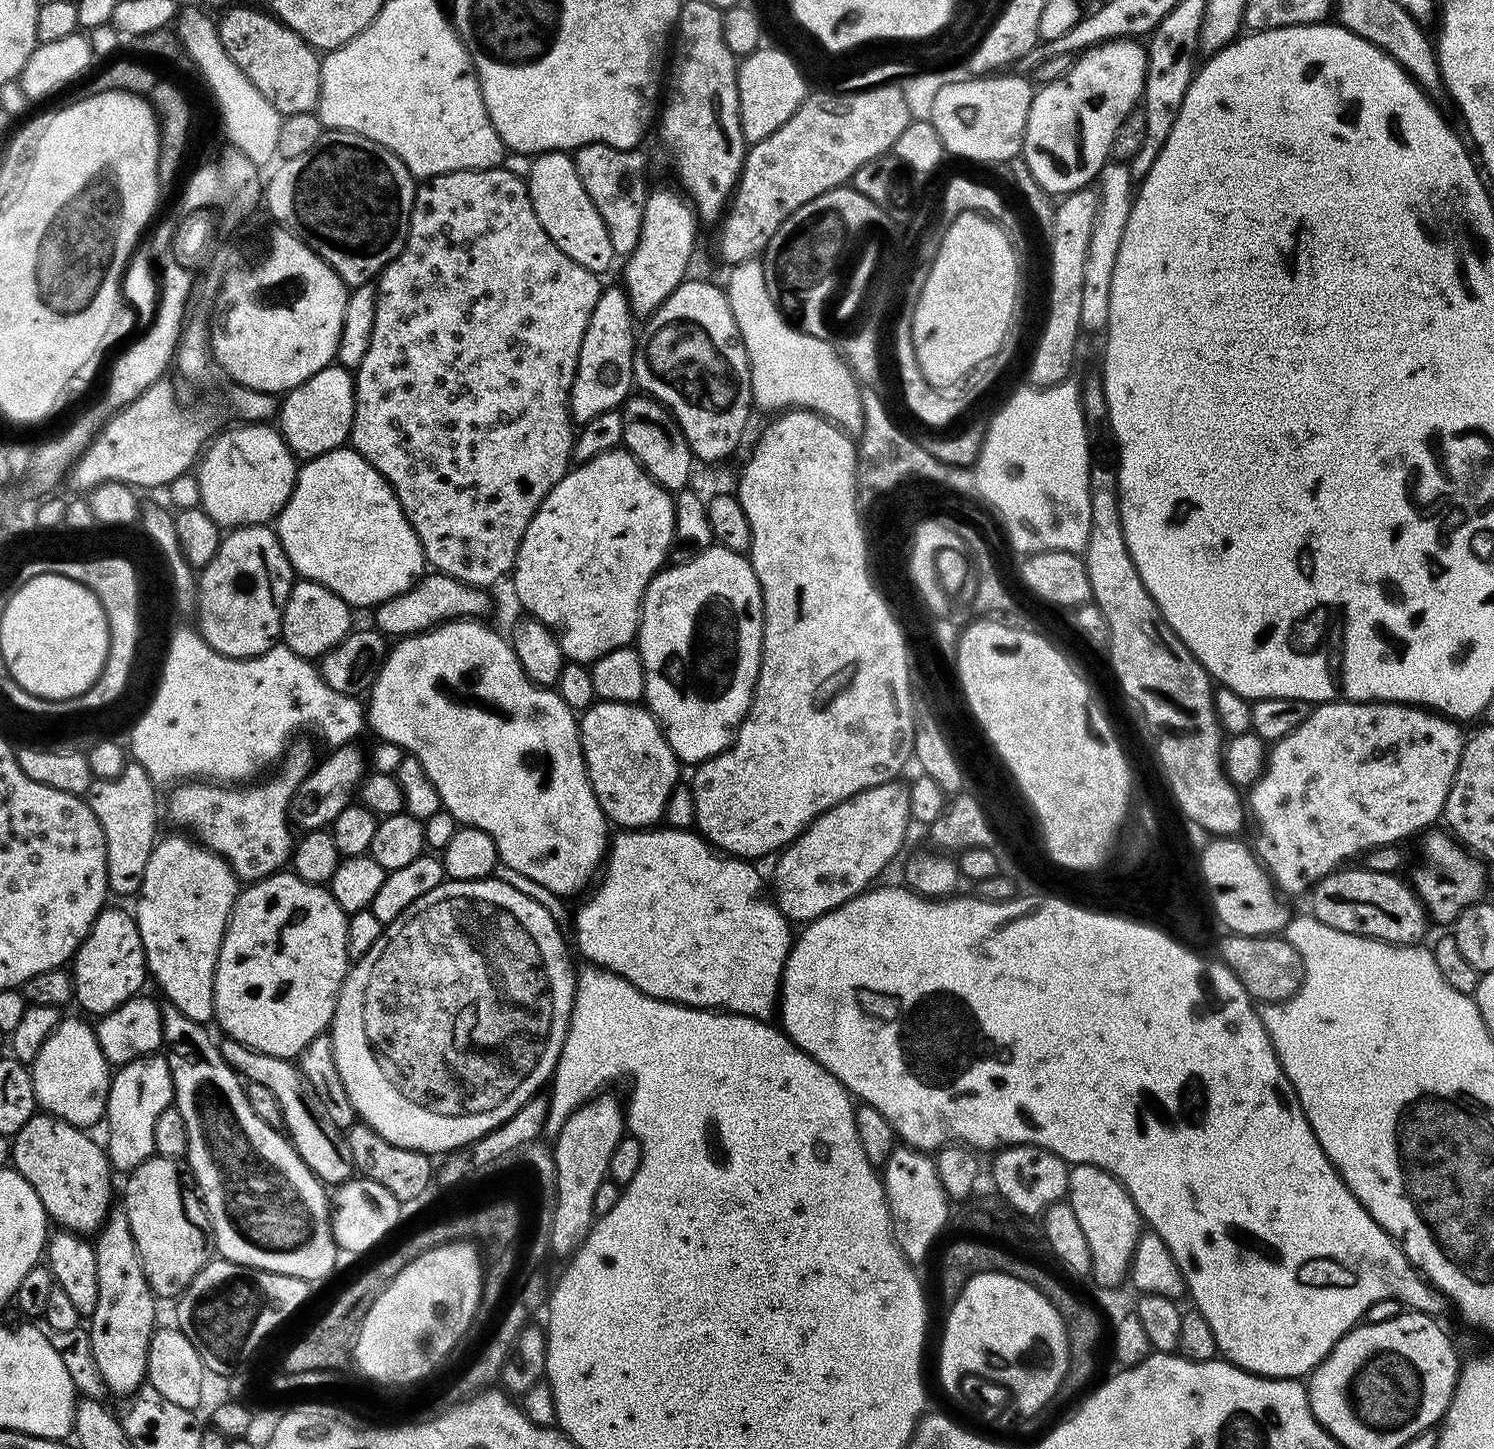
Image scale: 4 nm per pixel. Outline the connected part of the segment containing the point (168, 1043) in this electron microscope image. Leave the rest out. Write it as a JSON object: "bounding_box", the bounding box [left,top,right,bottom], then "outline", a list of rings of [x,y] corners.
{"bounding_box":[161,1004,338,1282],"outline":[[[173,1004],[161,1007],[163,1051],[170,1066],[174,1106],[186,1122],[186,1164],[208,1214],[210,1236],[221,1257],[247,1268],[319,1282],[336,1268],[338,1249],[332,1236],[330,1196],[325,1185],[302,1162],[298,1150],[279,1128],[272,1128],[250,1107],[241,1077],[222,1058],[220,1045],[205,1025],[194,1022]]]}

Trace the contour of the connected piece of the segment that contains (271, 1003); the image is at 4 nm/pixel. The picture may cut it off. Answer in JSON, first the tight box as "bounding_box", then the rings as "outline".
{"bounding_box":[214,870,350,1060],"outline":[[[291,870],[275,872],[274,875],[267,876],[265,880],[249,883],[245,888],[248,889],[245,892],[243,889],[236,897],[218,954],[216,973],[214,974],[214,1010],[216,1011],[214,1020],[215,1023],[220,1023],[220,1028],[224,1031],[223,1035],[229,1040],[237,1040],[245,1044],[247,1048],[253,1048],[262,1054],[277,1056],[283,1060],[296,1058],[314,1038],[323,1036],[329,1031],[332,1015],[340,997],[340,987],[343,986],[344,979],[348,977],[350,967],[346,950],[348,916],[342,910],[342,906],[338,906],[338,902],[334,902],[332,893],[328,891],[327,887],[302,882],[302,878],[298,878]]]}

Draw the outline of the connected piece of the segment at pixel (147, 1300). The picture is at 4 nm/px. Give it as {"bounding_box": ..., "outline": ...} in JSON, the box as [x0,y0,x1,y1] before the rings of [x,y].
{"bounding_box":[87,1210,158,1398],"outline":[[[123,1210],[108,1213],[100,1231],[95,1233],[94,1247],[98,1262],[98,1306],[94,1306],[94,1314],[90,1318],[92,1326],[87,1329],[90,1346],[105,1389],[128,1398],[145,1383],[148,1374],[148,1347],[158,1327],[158,1297],[146,1282],[134,1234],[130,1234]]]}

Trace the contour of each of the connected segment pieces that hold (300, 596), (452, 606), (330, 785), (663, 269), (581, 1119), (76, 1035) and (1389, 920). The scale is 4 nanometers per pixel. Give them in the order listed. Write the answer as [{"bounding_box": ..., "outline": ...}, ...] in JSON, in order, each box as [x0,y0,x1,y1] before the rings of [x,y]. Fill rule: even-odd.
[{"bounding_box":[280,579,353,661],"outline":[[[297,579],[286,598],[280,640],[303,660],[315,661],[330,649],[338,647],[349,632],[353,631],[352,615],[353,609],[345,600],[338,598],[334,590],[313,580]]]},{"bounding_box":[374,571,492,638],"outline":[[[433,571],[421,576],[410,590],[377,604],[374,609],[374,628],[375,631],[384,633],[385,637],[403,638],[427,632],[437,624],[446,624],[457,618],[484,618],[492,608],[492,600],[488,595],[485,589],[464,584],[460,580],[443,576],[441,572]]]},{"bounding_box":[290,743,366,832],"outline":[[[355,743],[341,744],[333,747],[324,761],[317,763],[308,777],[298,786],[292,799],[290,820],[297,829],[315,832],[327,829],[353,803],[360,781],[366,775],[366,756],[356,749]],[[365,764],[365,768],[364,768]]]},{"bounding_box":[622,188,698,318],"outline":[[[668,188],[662,189],[661,192],[649,191],[642,214],[638,246],[623,261],[622,287],[628,293],[633,313],[640,318],[651,316],[652,311],[662,306],[668,295],[679,284],[683,284],[689,275],[688,263],[691,262],[692,251],[696,248],[698,217],[691,203],[679,191],[676,192],[671,192]]]},{"bounding_box":[548,1094,626,1258],"outline":[[[597,1094],[588,1103],[570,1114],[562,1130],[554,1137],[556,1161],[556,1208],[552,1211],[552,1225],[548,1246],[551,1255],[568,1258],[584,1243],[588,1231],[597,1219],[594,1214],[594,1193],[608,1175],[610,1154],[626,1135],[626,1112],[612,1096]]]},{"bounding_box":[30,1016,110,1130],"outline":[[[76,1016],[70,1017],[69,1020],[68,1017],[61,1019],[54,1034],[50,1034],[50,1038],[46,1038],[42,1050],[38,1050],[38,1058],[34,1058],[30,1071],[37,1105],[47,1115],[55,1116],[57,1120],[64,1120],[76,1128],[88,1130],[91,1129],[91,1124],[96,1124],[99,1120],[101,1123],[105,1119],[108,1110],[110,1065],[108,1059],[102,1054],[102,1046],[96,1037],[95,1027],[91,1023],[88,1025],[87,1019],[84,1020],[79,1020]]]},{"bounding_box":[1311,866,1430,944],"outline":[[[1345,866],[1319,880],[1311,889],[1311,915],[1334,930],[1365,936],[1371,940],[1385,940],[1387,944],[1415,944],[1423,941],[1430,917],[1419,896],[1396,874],[1378,874],[1367,866]]]}]

